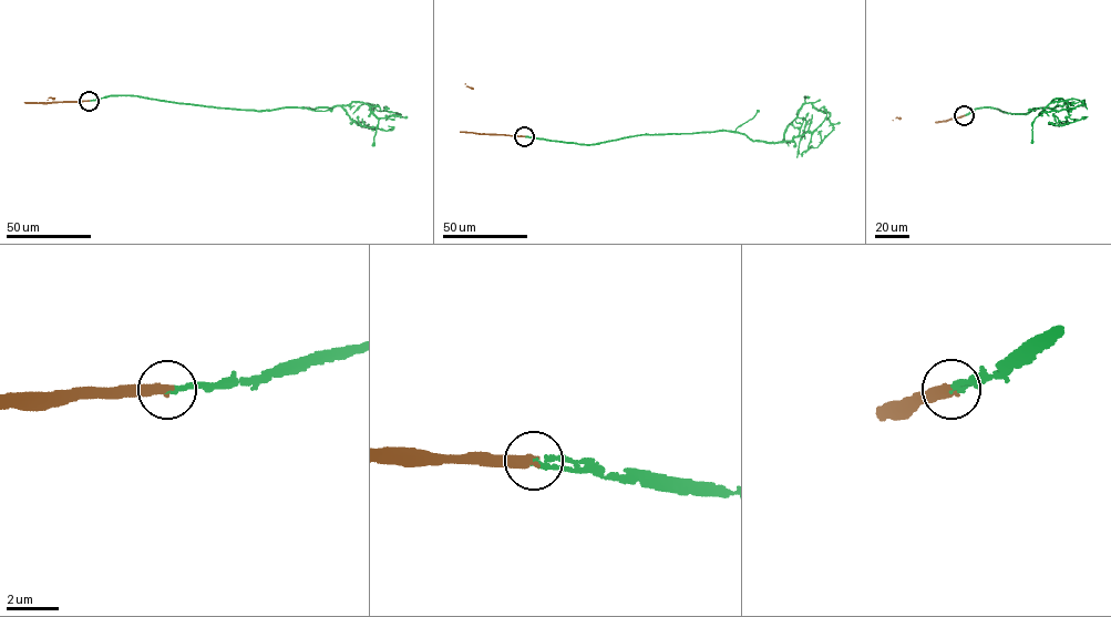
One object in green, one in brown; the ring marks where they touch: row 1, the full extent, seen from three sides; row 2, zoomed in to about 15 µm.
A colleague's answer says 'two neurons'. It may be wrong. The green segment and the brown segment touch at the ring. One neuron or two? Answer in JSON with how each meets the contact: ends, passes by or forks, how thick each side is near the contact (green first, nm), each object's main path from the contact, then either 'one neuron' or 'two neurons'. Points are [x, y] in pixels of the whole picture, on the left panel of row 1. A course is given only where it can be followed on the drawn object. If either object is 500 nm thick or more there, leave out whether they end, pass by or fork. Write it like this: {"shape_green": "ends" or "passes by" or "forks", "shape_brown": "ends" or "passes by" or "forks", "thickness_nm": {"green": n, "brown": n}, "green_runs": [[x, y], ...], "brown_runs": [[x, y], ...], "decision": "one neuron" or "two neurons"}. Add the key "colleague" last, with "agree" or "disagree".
{"shape_green": "ends", "shape_brown": "ends", "thickness_nm": {"green": 190, "brown": 400}, "green_runs": [[89, 101], [140, 96], [263, 111], [360, 102], [378, 117], [400, 115], [373, 108], [371, 111]], "brown_runs": [[89, 101], [27, 102], [48, 100]], "decision": "two neurons", "colleague": "agree"}

